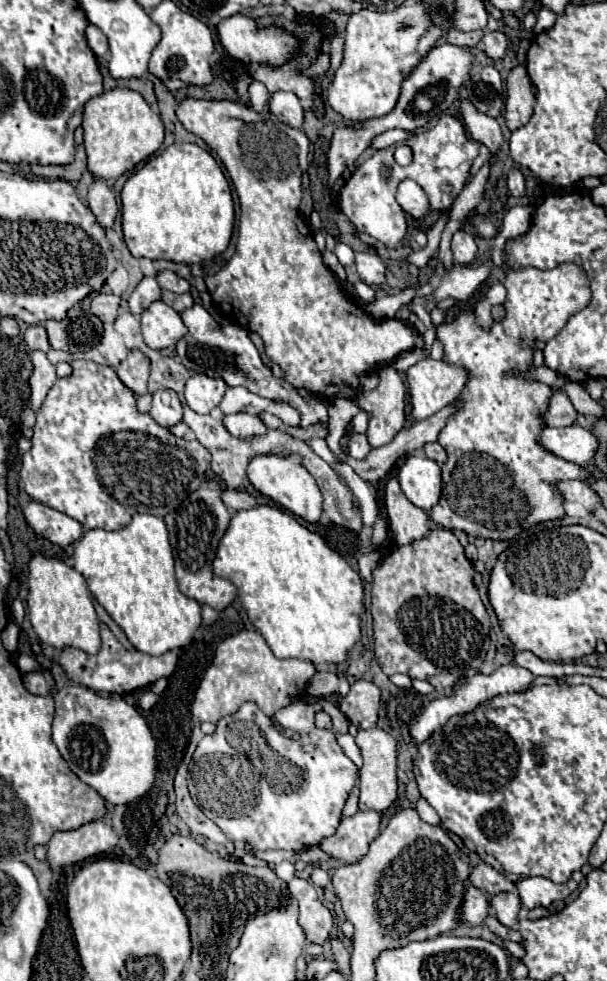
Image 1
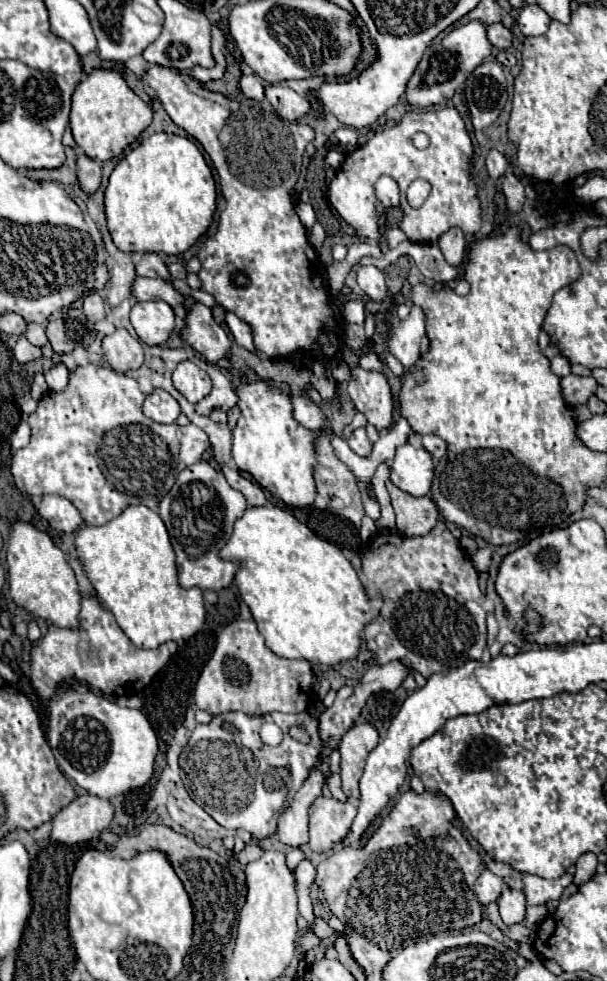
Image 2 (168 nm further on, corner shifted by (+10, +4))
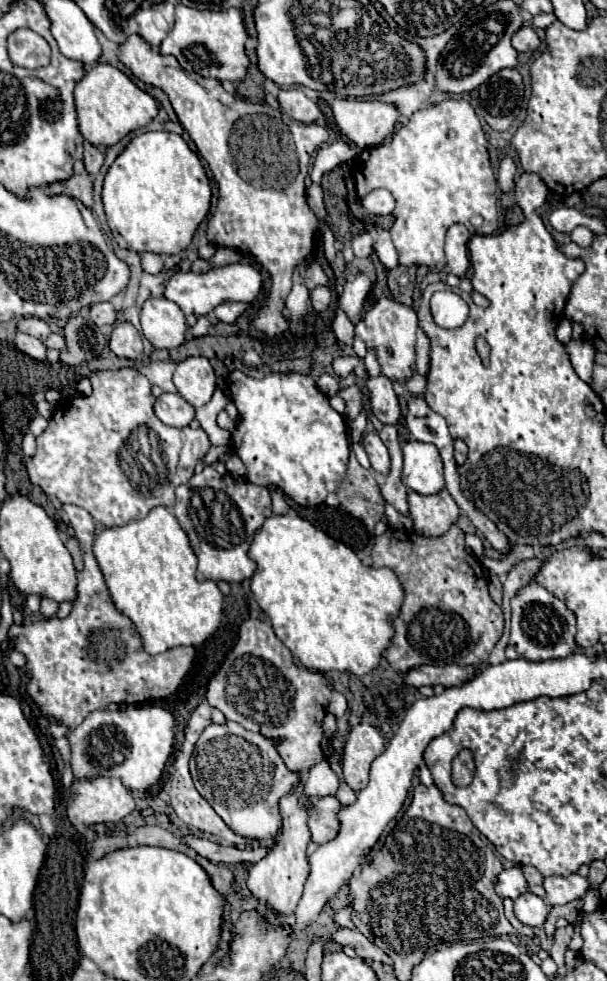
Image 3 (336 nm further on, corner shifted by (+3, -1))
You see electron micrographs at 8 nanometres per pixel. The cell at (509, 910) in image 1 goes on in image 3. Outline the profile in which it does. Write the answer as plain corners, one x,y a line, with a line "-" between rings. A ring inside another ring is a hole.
524,893
514,901
514,915
528,927
540,927
546,921
548,905
534,893

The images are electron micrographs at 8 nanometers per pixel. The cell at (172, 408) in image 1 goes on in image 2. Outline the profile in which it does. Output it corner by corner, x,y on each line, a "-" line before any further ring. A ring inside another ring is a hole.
153,390
143,402
143,414
161,424
173,424
181,414
179,402
165,390

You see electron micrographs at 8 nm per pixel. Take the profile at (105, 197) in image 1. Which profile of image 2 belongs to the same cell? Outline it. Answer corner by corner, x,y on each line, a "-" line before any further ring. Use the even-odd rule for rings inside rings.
79,152
79,156
77,156
77,178
79,178
79,186
87,194
93,194
101,184
101,162
87,158
85,152

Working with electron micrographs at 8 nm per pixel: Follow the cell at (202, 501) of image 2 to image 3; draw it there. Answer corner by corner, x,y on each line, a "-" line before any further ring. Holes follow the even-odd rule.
208,465
202,473
196,473
188,483
176,489
176,503
172,509
190,539
194,555
198,557
198,581
240,583
252,577
256,563
246,553
256,529
272,515
270,489
242,479
236,479
234,483
232,475
220,475
212,465

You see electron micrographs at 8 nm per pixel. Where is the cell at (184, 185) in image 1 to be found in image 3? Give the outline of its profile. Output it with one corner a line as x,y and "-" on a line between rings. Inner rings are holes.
166,131
134,137
106,173
102,191
108,227
122,249
176,255
184,251
212,203
212,187
200,157
188,143

